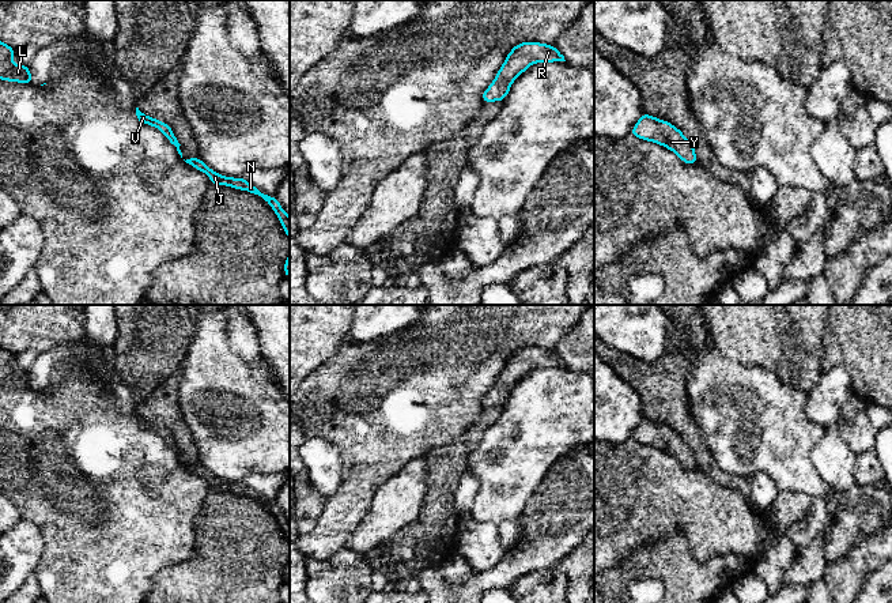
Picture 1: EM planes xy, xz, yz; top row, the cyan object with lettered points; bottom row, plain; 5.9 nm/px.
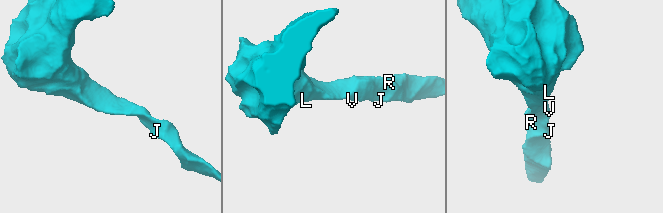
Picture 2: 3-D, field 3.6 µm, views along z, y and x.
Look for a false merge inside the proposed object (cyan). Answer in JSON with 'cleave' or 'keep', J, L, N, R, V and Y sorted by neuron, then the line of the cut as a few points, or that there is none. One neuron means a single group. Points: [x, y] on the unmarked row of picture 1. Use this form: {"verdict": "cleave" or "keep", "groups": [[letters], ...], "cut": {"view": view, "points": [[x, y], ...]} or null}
{"verdict": "keep", "groups": [["J", "L", "N", "R", "V", "Y"]], "cut": null}

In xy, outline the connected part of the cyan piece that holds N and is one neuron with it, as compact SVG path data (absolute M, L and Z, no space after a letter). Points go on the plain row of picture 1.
M197 460L194 463L186 464L185 467L189 468L192 472L205 478L209 482L212 490L227 490L234 494L241 494L261 501L277 520L290 544L290 521L284 517L276 501L268 501L261 498L254 490L249 489L243 482L233 483L218 479L209 471L207 471Z

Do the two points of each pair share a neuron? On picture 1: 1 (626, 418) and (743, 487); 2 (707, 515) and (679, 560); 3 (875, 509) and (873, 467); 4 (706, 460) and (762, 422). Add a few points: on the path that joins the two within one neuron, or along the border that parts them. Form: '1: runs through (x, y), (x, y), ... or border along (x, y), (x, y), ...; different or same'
1: border along (630, 385), (639, 398), (643, 415); different
2: border along (657, 539), (681, 530), (698, 560), (718, 556); different
3: border along (857, 483), (877, 485); different
4: border along (705, 447), (724, 470), (739, 475); different

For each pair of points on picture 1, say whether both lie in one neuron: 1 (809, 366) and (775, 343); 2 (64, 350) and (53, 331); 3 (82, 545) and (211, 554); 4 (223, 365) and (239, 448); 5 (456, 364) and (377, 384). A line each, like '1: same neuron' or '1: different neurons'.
1: same neuron
2: different neurons
3: different neurons
4: same neuron
5: same neuron

